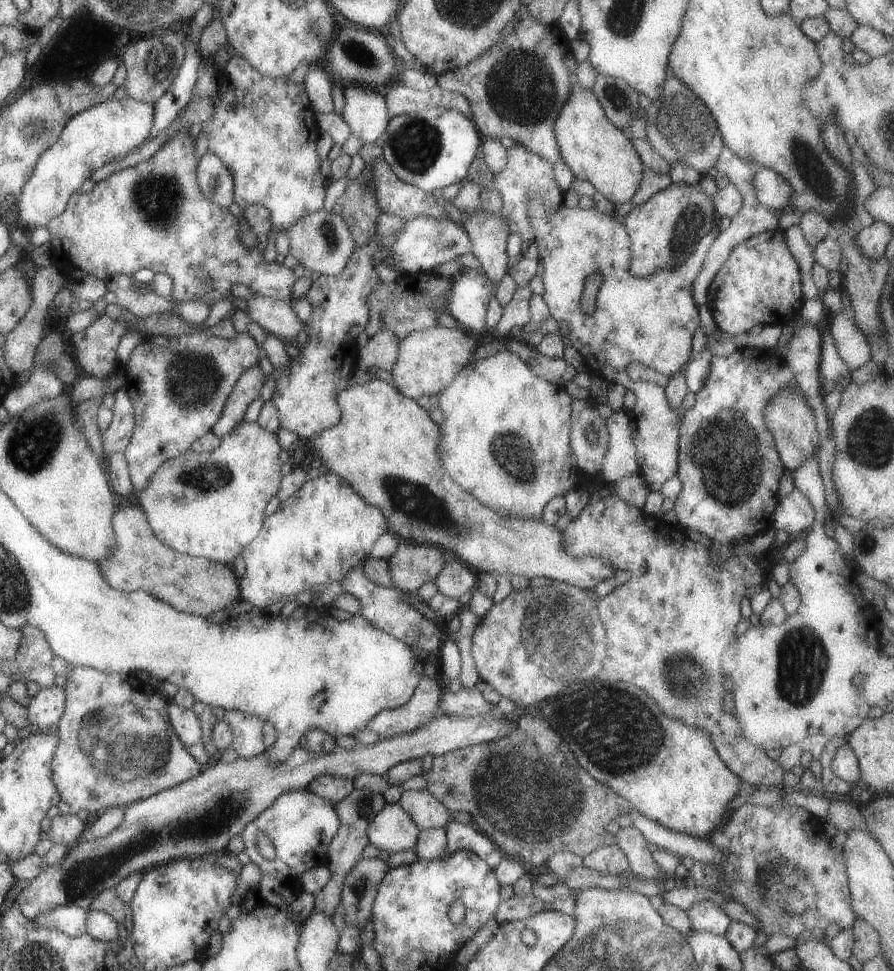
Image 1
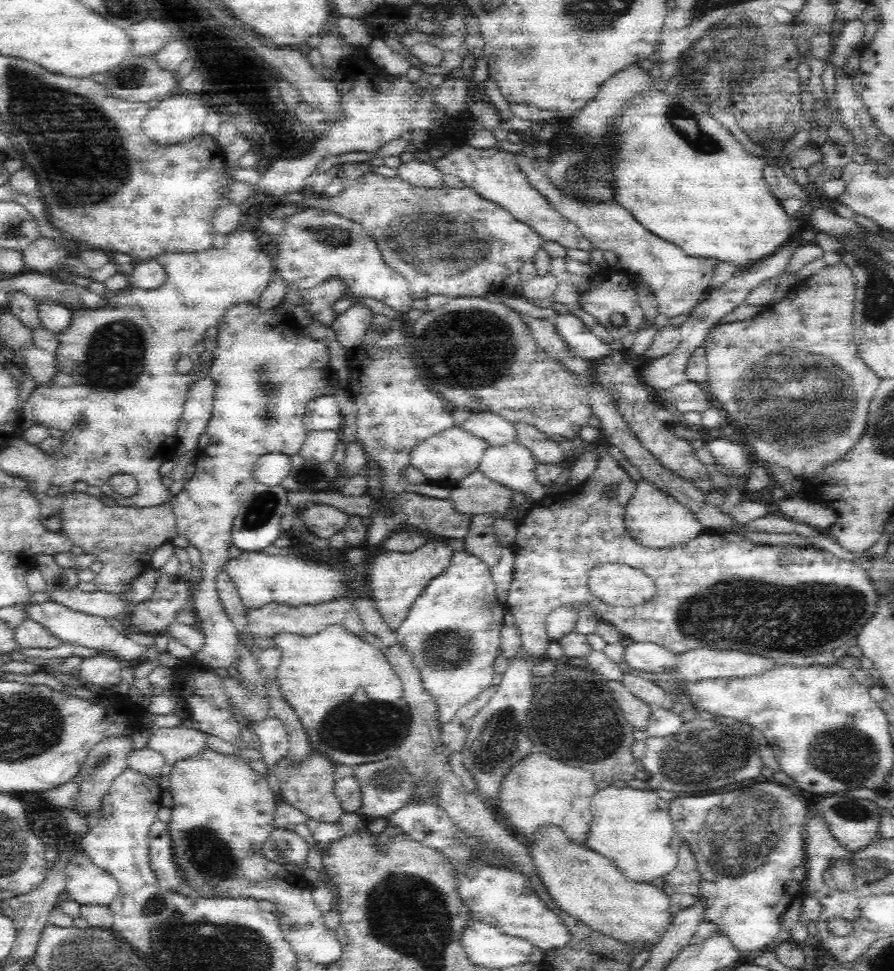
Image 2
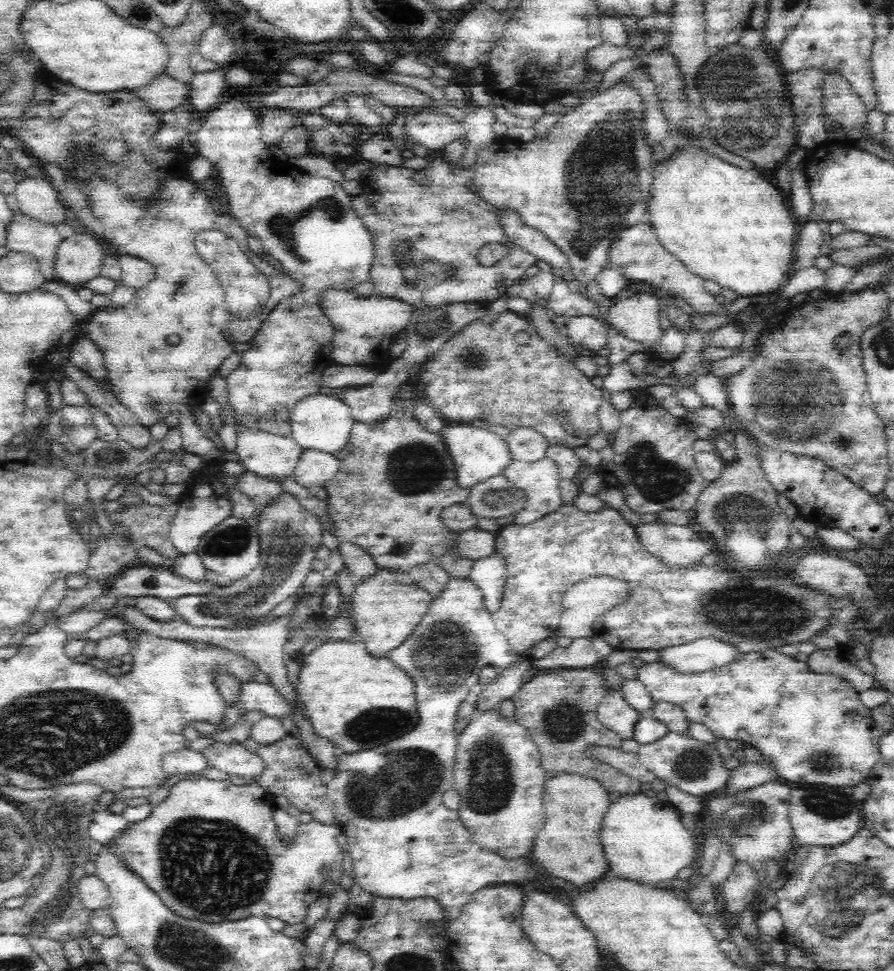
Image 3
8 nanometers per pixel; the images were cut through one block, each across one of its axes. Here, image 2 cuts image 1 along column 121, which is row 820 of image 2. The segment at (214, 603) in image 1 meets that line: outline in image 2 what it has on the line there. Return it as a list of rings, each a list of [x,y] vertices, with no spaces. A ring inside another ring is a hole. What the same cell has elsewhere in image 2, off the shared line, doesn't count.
[[[532,752],[526,756],[526,760],[516,764],[504,778],[499,806],[502,814],[506,816],[508,826],[512,827],[526,844],[532,844],[536,840],[536,834],[542,828],[553,826],[561,830],[574,844],[586,847],[586,838],[588,838],[592,822],[590,806],[592,806],[593,796],[598,789],[593,774],[585,768],[554,760],[546,754]]]

